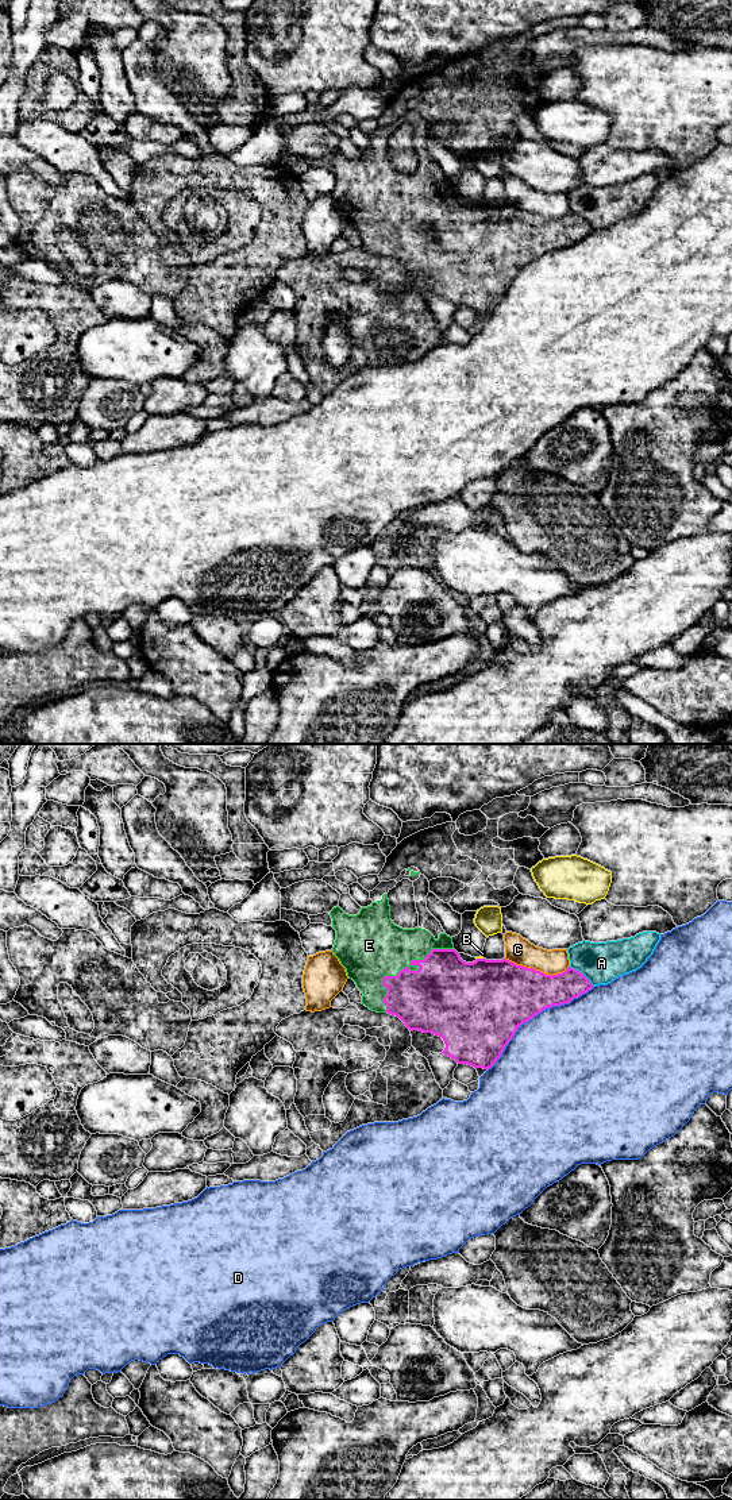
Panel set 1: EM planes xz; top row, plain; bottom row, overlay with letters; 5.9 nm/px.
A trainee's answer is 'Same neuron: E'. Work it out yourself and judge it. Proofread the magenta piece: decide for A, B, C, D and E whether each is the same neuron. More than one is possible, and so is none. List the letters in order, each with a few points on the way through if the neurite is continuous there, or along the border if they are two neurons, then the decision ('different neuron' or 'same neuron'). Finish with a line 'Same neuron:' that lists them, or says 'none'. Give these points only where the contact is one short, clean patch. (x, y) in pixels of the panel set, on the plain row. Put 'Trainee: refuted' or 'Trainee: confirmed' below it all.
A: different neuron
B: different neuron
C: different neuron
D: different neuron
E: same neuron
Same neuron: E
Trainee: confirmed

